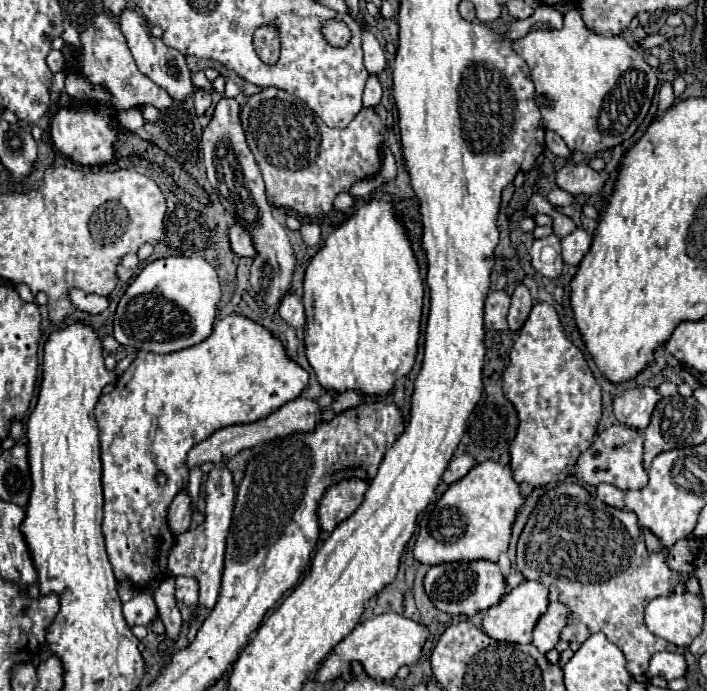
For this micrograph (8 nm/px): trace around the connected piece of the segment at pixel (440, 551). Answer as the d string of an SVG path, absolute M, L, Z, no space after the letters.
M497 460L475 464L467 476L447 488L447 492L435 502L429 516L423 516L419 522L413 556L425 566L459 560L497 562L499 554L507 552L509 548L511 526L523 506L525 494L513 480L513 470L509 464L501 464Z

